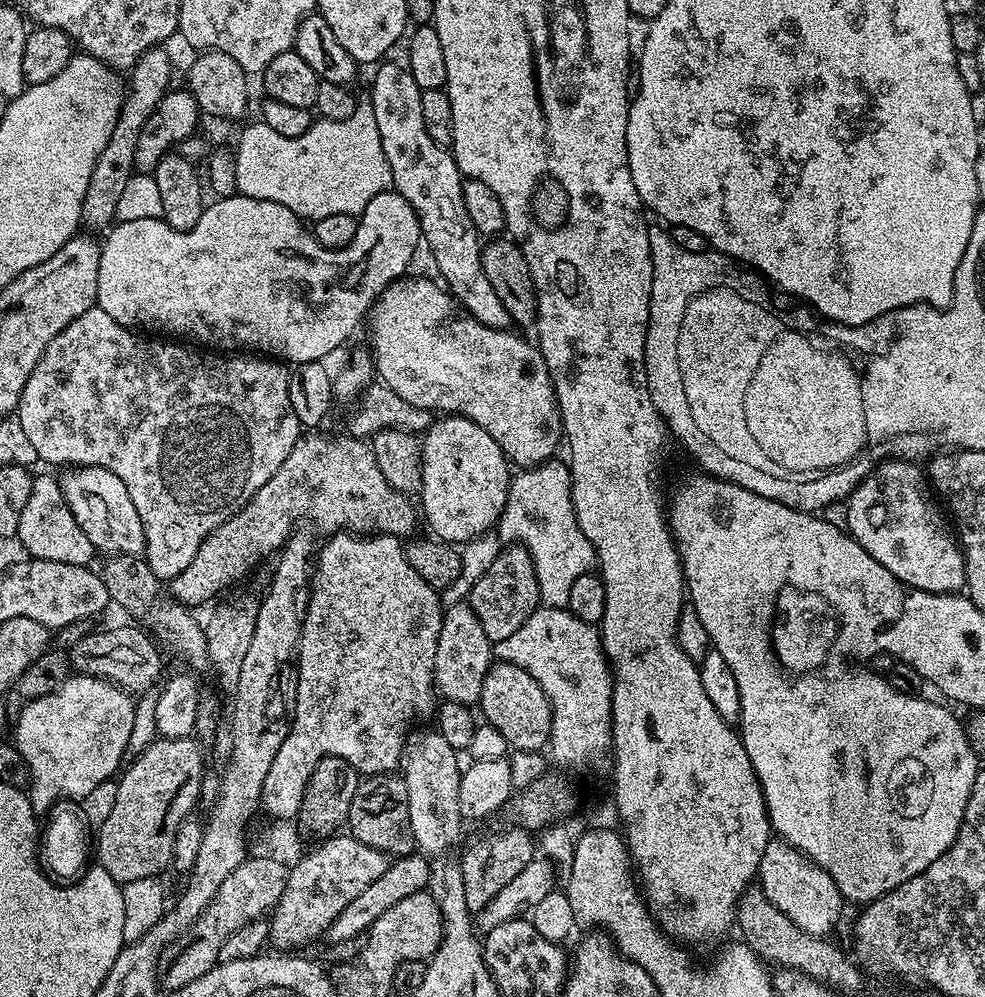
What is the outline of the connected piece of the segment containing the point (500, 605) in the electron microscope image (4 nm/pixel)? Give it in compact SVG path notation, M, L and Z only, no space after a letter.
M513 544L498 553L490 568L474 582L467 602L492 642L510 637L536 608L541 607L538 578L534 574L534 562L528 549Z

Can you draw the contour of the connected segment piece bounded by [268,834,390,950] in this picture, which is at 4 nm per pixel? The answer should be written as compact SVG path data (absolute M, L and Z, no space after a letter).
M333 834L323 841L321 848L305 851L295 864L291 865L286 890L270 913L268 938L273 949L280 950L283 944L300 944L312 940L316 935L327 933L328 928L374 882L386 874L390 857L382 850L358 842L351 834Z

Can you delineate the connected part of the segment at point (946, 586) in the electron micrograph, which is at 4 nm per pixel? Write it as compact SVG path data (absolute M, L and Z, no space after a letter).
M888 458L879 466L869 471L866 478L862 478L860 485L852 491L846 501L848 507L847 531L894 578L898 578L909 588L921 588L927 592L959 593L965 587L964 582L964 553L941 505L934 499L933 489L926 479L919 463L903 458Z

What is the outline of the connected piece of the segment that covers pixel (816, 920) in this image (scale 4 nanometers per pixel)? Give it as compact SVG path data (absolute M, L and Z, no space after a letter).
M779 838L769 840L762 854L758 886L766 898L770 898L770 902L774 902L774 906L798 926L798 930L817 938L829 935L828 931L840 920L840 911L846 907L838 886L834 886L834 878L830 878L830 874L826 874L826 870L818 867L809 856L803 856L797 848Z

